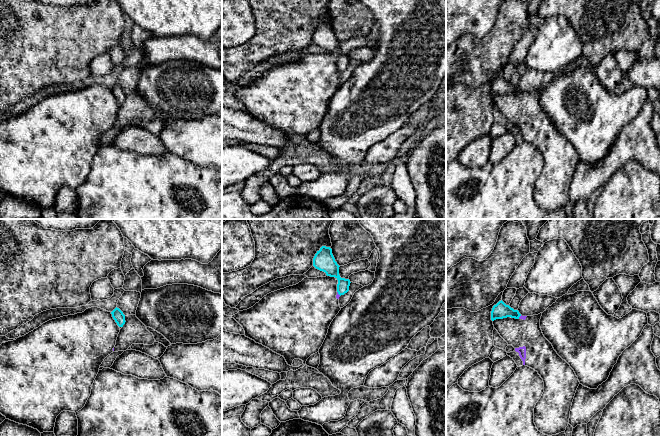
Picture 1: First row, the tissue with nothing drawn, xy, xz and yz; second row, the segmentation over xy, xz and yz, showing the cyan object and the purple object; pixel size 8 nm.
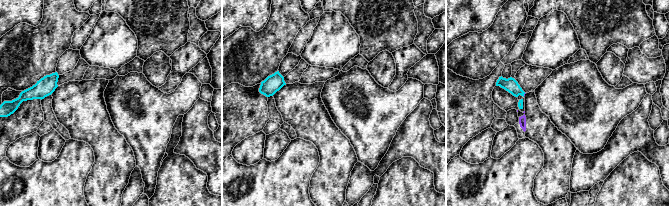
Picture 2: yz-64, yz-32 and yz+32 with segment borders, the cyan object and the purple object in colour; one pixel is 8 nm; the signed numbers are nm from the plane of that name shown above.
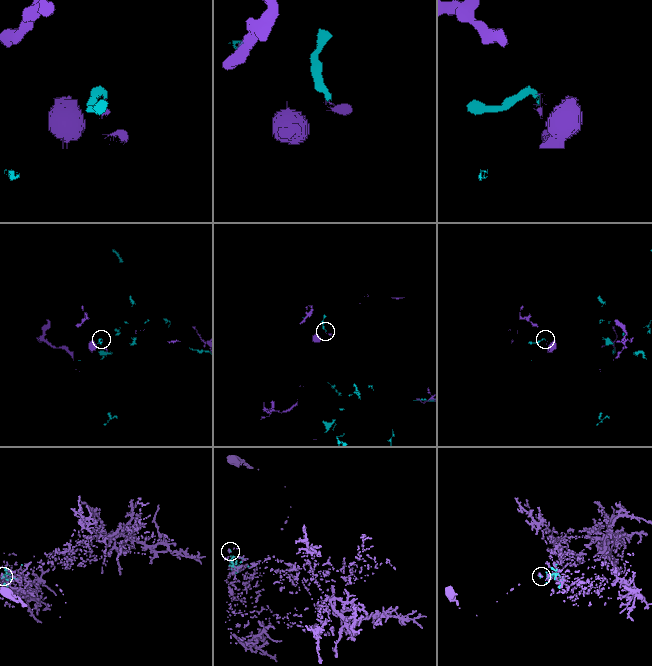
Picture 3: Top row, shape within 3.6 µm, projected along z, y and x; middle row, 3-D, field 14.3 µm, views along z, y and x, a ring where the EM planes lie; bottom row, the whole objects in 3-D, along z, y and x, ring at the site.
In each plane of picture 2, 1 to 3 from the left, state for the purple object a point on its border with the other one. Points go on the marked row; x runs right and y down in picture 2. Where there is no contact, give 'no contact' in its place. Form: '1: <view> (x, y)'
1: no contact
2: no contact
3: yz+32 (524, 93)

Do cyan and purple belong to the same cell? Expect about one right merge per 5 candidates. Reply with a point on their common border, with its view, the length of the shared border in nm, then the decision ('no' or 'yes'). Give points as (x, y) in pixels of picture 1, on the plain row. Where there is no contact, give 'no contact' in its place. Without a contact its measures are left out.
xz (338, 69) | 50 nm | no

